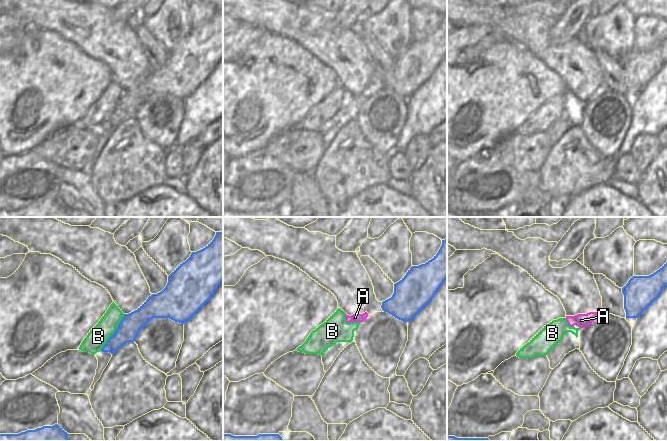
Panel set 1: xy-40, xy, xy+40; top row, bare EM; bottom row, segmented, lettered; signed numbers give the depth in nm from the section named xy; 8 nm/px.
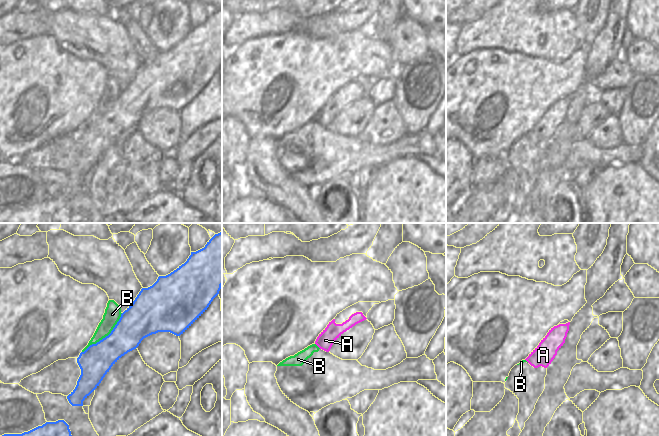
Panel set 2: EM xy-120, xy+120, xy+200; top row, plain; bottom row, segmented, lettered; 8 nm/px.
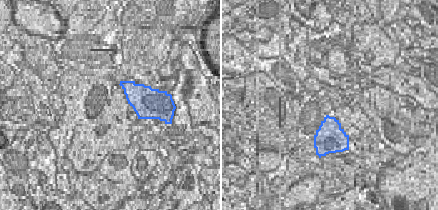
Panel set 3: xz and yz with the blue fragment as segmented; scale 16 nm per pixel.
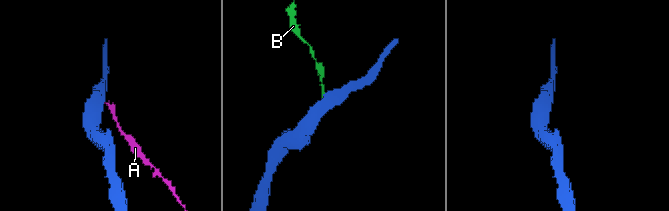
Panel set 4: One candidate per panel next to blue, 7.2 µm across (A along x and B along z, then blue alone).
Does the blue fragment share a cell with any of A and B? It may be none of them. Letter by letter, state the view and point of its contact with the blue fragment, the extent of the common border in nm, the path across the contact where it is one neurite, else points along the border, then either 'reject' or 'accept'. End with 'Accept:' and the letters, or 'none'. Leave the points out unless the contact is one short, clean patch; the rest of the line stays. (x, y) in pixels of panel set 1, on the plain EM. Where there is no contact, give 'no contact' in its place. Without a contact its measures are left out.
A: no contact; reject
B: meets blue in xy-40 at (114, 108); contact 360 nm long; reject
Accept: none

